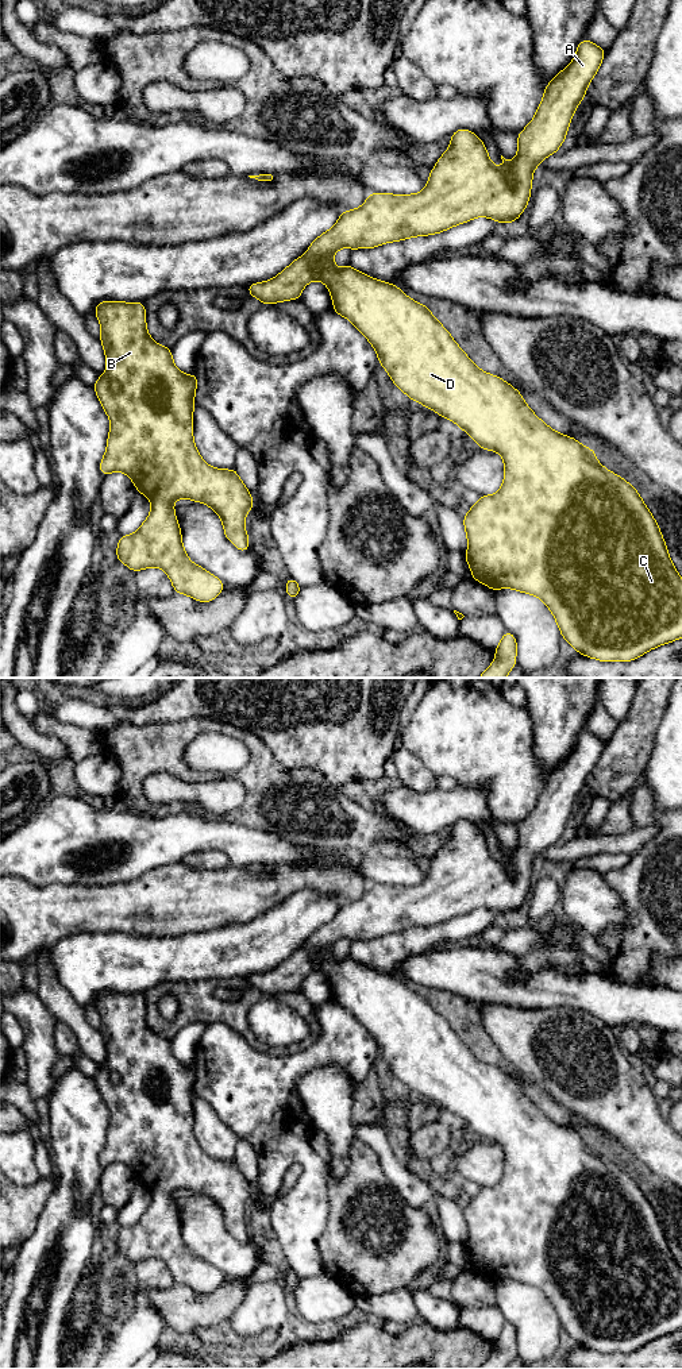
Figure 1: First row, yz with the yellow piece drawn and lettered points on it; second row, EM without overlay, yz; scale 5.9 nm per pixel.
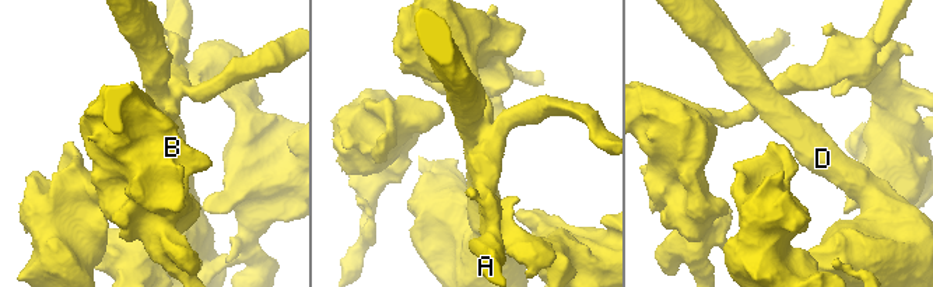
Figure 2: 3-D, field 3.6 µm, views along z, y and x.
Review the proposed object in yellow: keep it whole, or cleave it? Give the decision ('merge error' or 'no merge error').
merge error

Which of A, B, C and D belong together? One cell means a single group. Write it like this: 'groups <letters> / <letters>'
groups A B / C D

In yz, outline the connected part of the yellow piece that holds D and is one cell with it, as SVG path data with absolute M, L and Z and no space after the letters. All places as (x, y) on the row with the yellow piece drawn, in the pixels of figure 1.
M331 257L315 261L313 269L317 273L317 279L324 282L331 293L334 312L348 319L355 328L366 336L378 355L379 365L385 367L398 389L411 400L420 402L442 417L458 424L465 433L469 433L471 439L479 444L481 450L496 451L502 456L505 475L501 489L493 495L481 495L479 501L471 506L469 513L463 517L469 541L469 549L463 556L471 568L471 579L489 586L493 591L501 587L509 587L539 597L554 614L562 637L565 637L577 652L601 662L631 662L652 648L682 639L682 578L668 556L666 541L660 535L660 528L635 487L613 471L610 473L601 466L597 462L593 448L586 448L574 437L555 432L544 421L539 420L524 402L521 393L512 387L510 383L479 370L454 342L450 332L431 315L428 305L417 304L404 294L396 284L386 284L371 278L351 267L350 263L339 270Z

